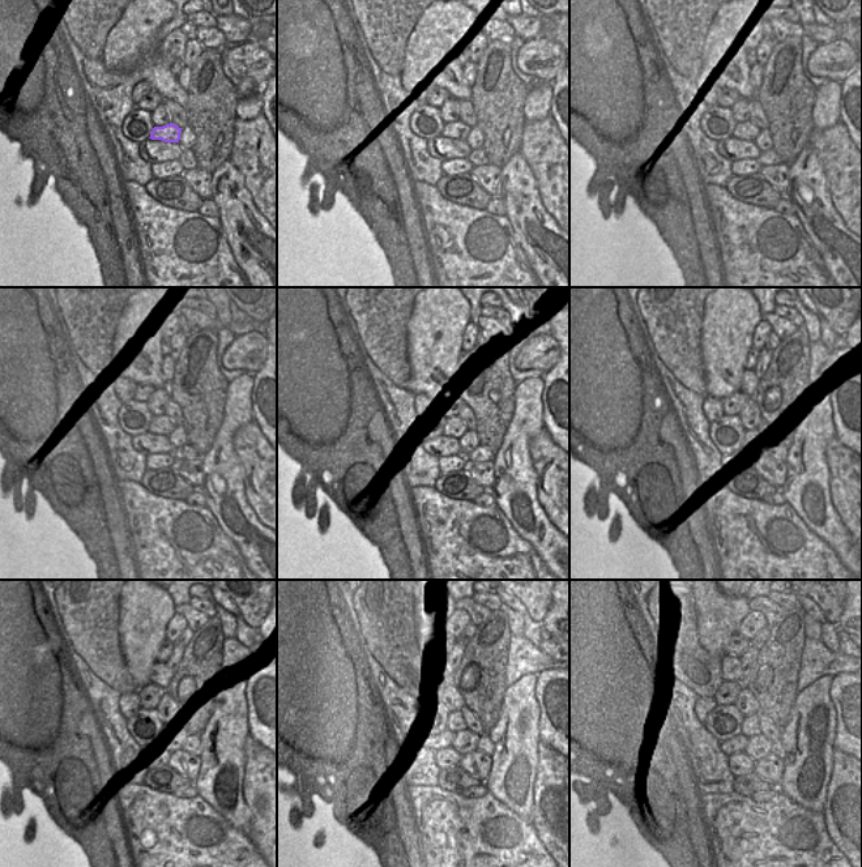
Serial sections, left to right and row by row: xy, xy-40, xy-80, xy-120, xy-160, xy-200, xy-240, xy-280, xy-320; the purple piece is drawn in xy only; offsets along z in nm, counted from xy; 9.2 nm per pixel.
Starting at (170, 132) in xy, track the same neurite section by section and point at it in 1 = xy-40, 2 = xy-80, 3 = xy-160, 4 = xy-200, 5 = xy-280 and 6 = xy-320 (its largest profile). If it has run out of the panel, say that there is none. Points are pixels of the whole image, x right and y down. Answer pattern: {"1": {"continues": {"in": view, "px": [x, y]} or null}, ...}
{"1": {"continues": {"in": "xy-40", "px": [457, 129]}}, "2": {"continues": {"in": "xy-80", "px": [747, 131]}}, "3": {"continues": {"in": "xy-160", "px": [455, 427]}}, "4": {"continues": {"in": "xy-200", "px": [750, 434]}}, "5": {"continues": {"in": "xy-280", "px": [457, 724]}}, "6": {"continues": {"in": "xy-320", "px": [751, 726]}}}

